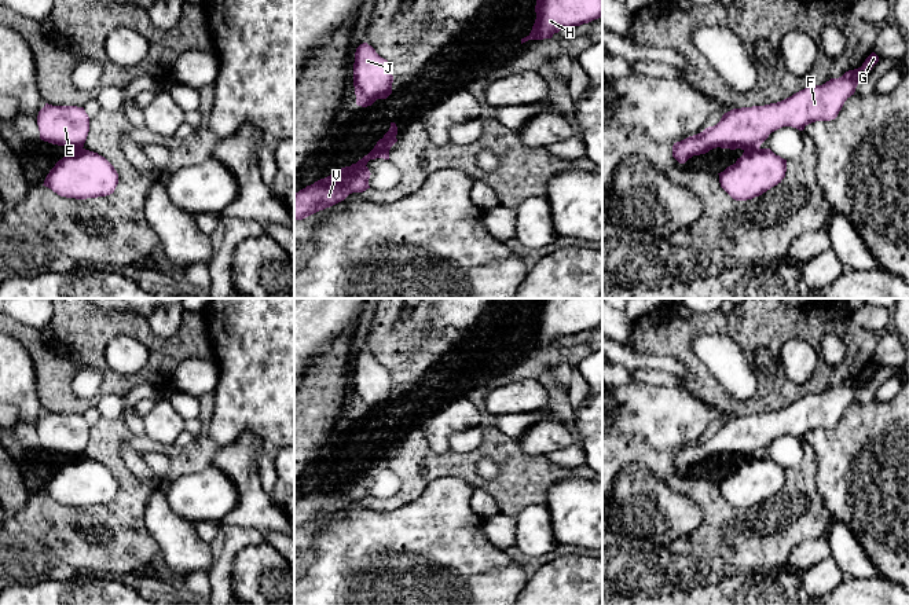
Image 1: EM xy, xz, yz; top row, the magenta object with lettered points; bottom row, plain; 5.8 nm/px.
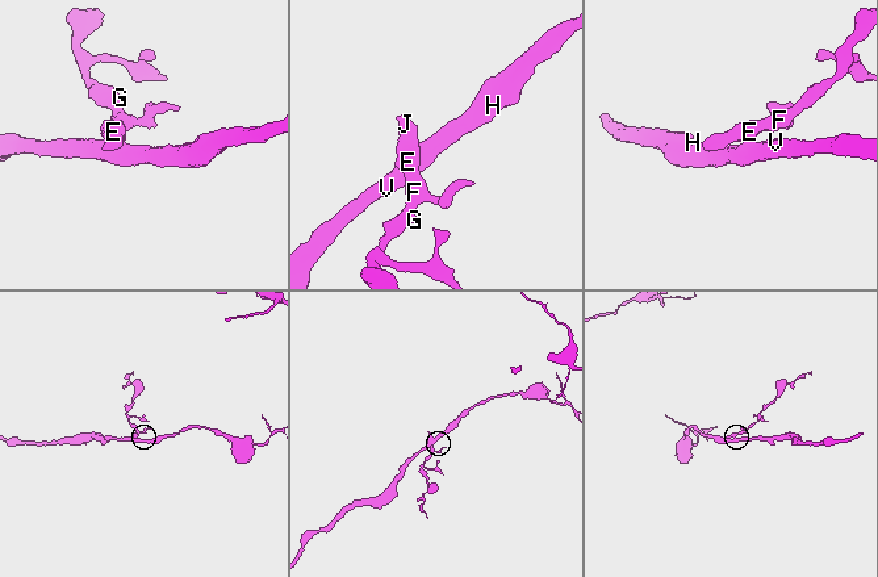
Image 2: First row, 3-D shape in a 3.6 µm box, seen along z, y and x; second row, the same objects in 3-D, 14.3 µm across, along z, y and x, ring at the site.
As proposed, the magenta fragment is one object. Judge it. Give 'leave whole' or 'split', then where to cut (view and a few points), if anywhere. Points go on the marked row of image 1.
split | yz (758, 147), (744, 151)

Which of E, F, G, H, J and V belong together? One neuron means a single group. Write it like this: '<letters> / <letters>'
E F G J / H V

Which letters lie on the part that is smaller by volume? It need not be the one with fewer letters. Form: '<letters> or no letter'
E, F, G, J

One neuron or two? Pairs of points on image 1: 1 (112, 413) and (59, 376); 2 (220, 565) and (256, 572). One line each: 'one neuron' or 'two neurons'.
1: two neurons
2: two neurons

